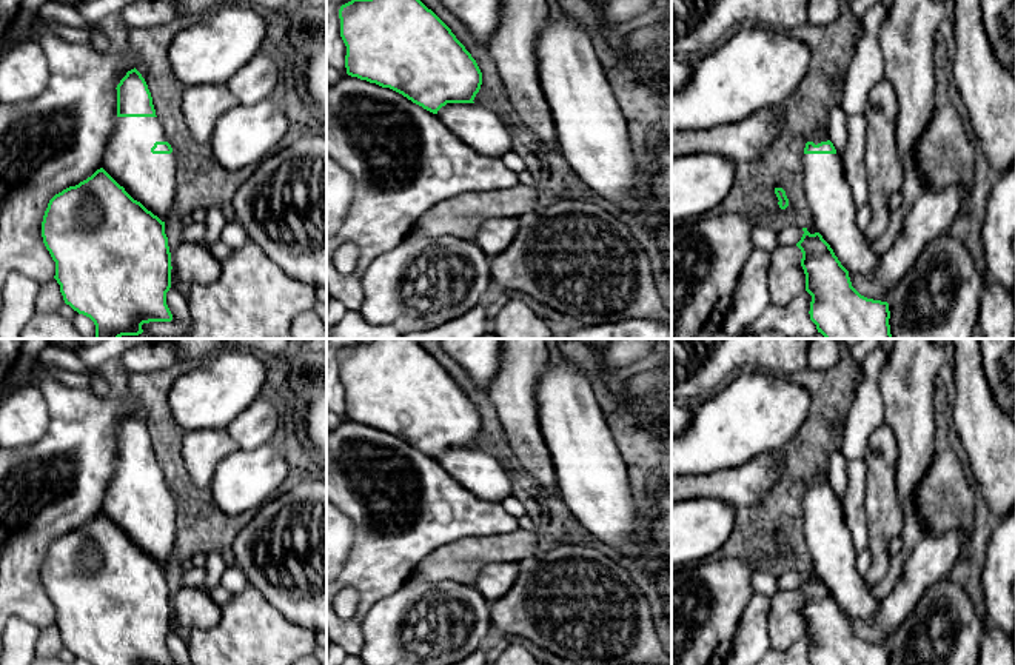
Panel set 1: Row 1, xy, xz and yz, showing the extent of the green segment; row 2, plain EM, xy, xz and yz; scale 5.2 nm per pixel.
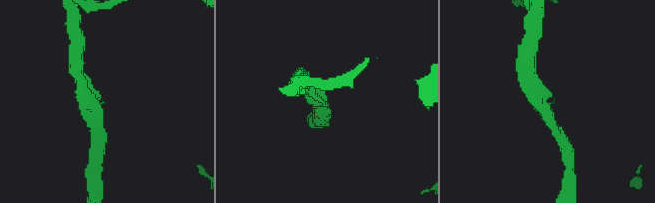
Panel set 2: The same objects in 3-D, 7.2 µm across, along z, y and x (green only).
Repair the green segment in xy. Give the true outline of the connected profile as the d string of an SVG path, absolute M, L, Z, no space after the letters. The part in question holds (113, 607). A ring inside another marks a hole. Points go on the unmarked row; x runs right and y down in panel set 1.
M128 416L116 434L117 463L102 513L49 545L42 582L55 607L63 645L79 659L91 665L173 665L166 650L173 611L165 563L174 546L177 502L142 419Z

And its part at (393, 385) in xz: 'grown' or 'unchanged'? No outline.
grown

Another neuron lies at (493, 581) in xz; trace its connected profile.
M488 563L479 571L473 585L490 603L493 603L511 590L519 573L519 563Z

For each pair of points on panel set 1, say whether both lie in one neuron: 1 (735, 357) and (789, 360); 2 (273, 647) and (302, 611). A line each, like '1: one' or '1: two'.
1: one
2: two

